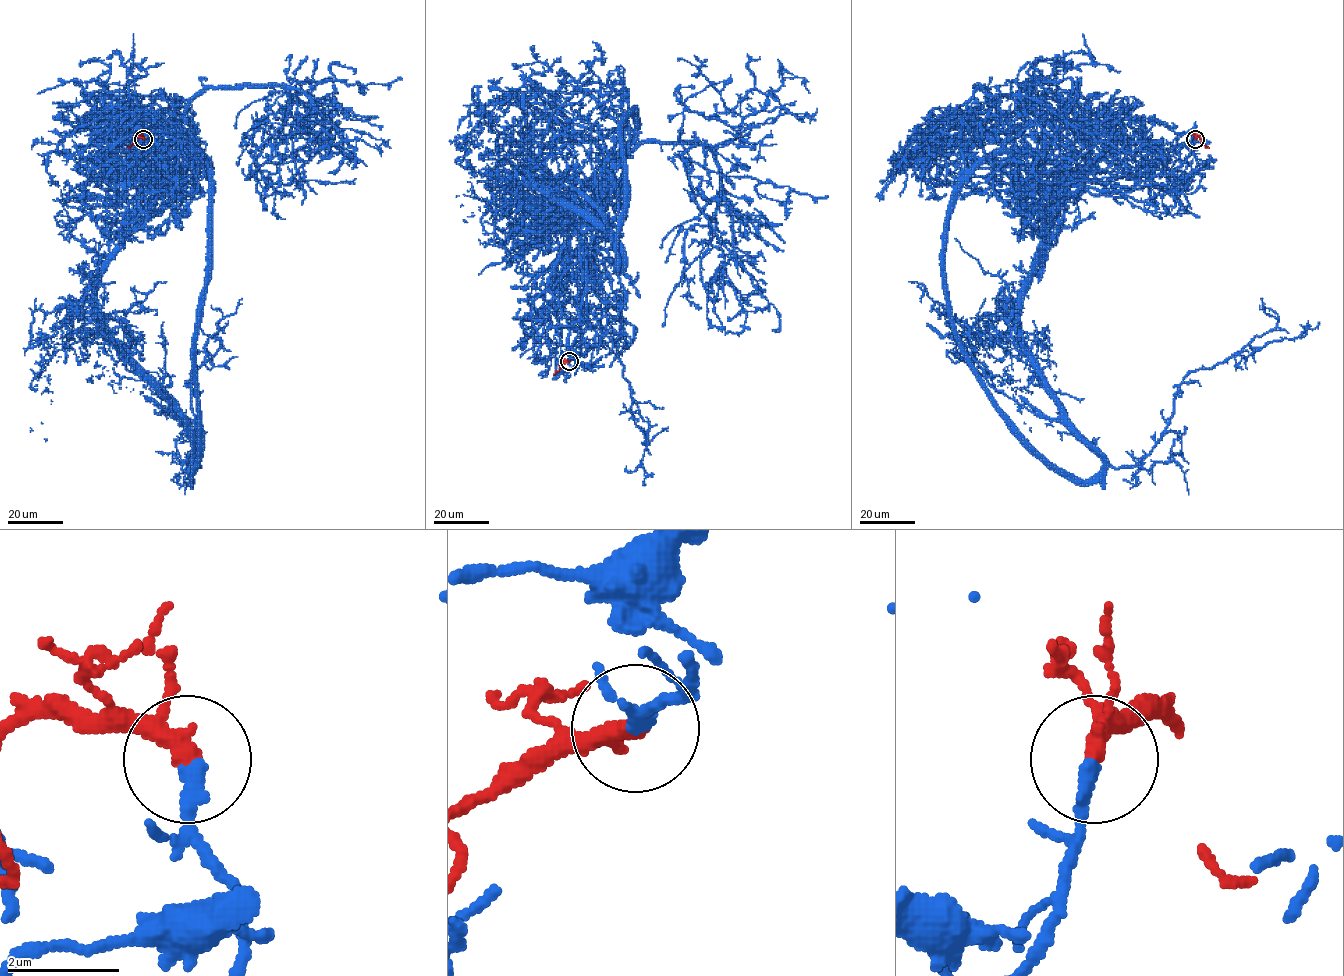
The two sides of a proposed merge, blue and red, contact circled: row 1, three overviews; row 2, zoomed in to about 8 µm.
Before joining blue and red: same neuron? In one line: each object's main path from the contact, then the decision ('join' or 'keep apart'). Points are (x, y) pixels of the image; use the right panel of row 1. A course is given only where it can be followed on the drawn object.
blue runs (1195, 139), (1183, 160), (1112, 143), (1064, 194), (1020, 312), (1045, 390), (1131, 466), (1191, 372), (1319, 322); red runs (1195, 139), (1198, 137), (1202, 144), (1209, 148); join

